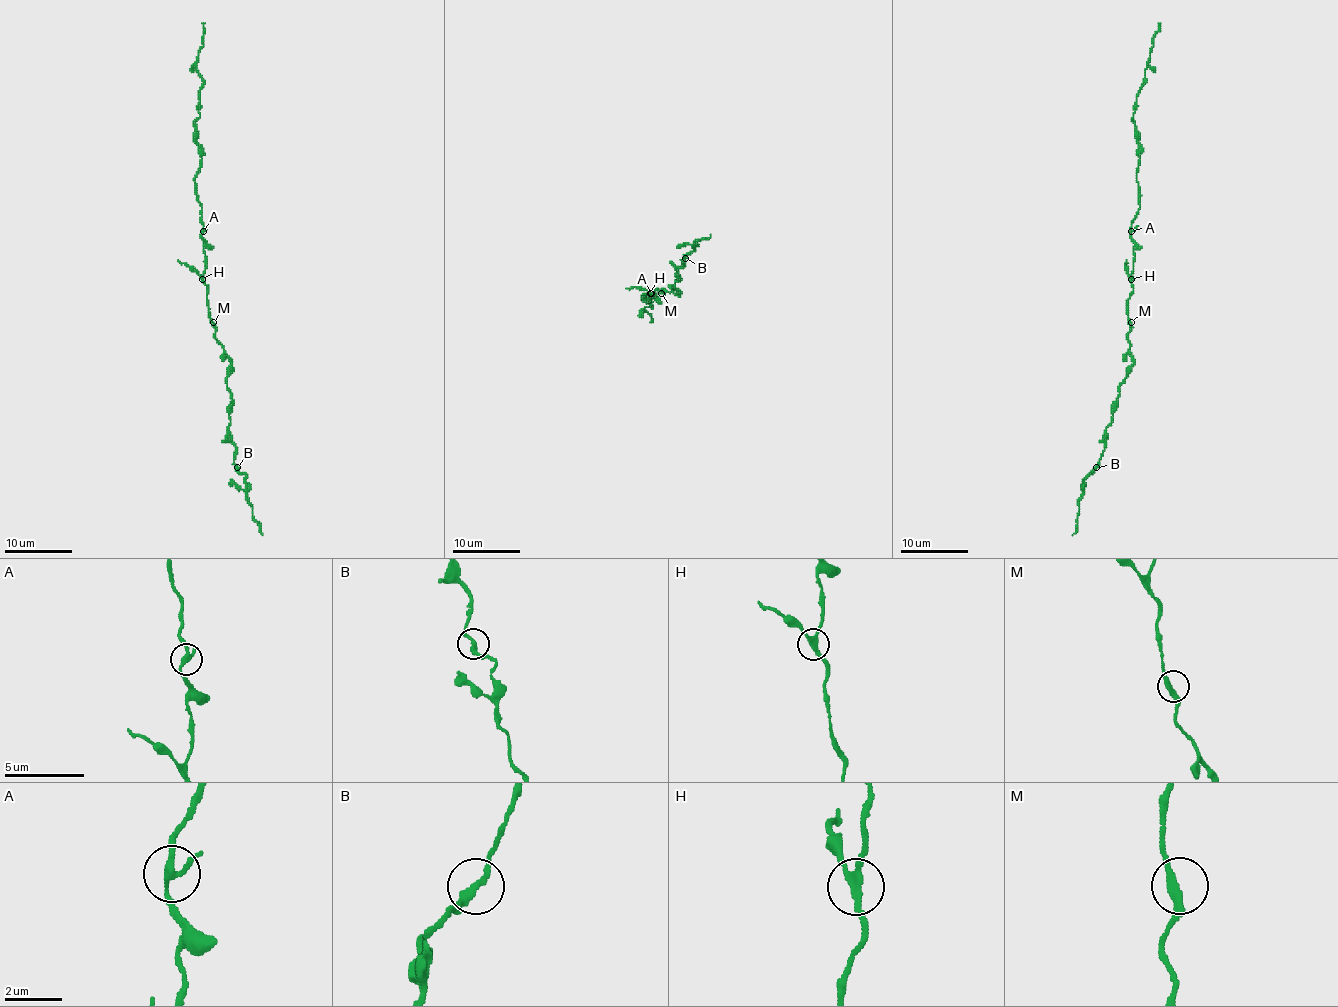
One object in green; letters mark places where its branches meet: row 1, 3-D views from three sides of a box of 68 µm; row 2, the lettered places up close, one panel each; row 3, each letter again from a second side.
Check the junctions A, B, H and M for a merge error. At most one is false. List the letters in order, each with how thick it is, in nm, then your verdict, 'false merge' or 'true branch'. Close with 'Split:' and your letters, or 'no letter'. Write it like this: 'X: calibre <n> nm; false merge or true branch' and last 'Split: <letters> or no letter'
A: calibre 190 nm; true branch
B: calibre 240 nm; true branch
H: calibre 200 nm; false merge
M: calibre 280 nm; true branch
Split: H

